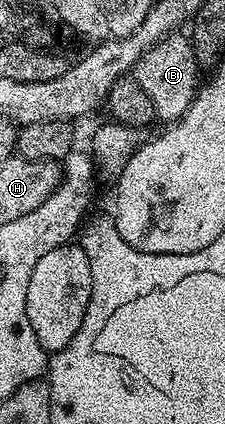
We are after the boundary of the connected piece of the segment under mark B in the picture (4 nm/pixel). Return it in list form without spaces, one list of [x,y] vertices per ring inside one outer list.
[[[182,32],[169,34],[160,40],[152,49],[145,50],[132,71],[132,77],[138,81],[140,88],[148,92],[148,100],[152,100],[154,117],[160,123],[173,124],[183,118],[192,104],[194,95],[200,85],[200,67],[194,57],[194,43]]]

